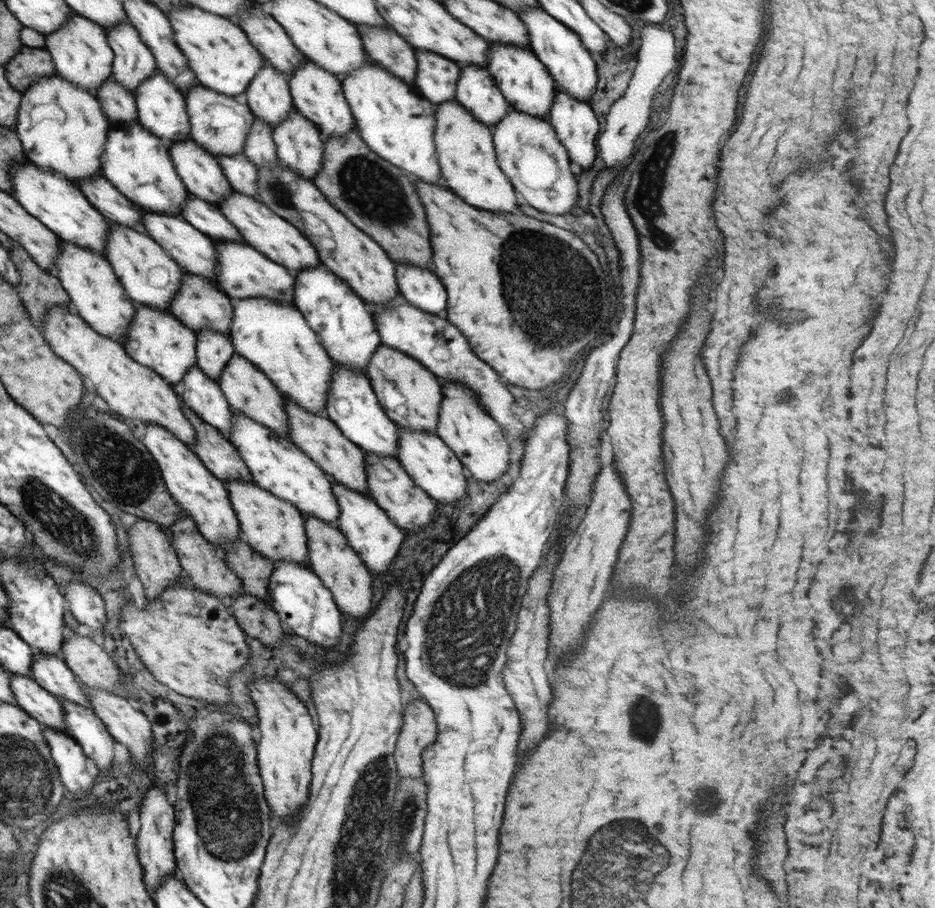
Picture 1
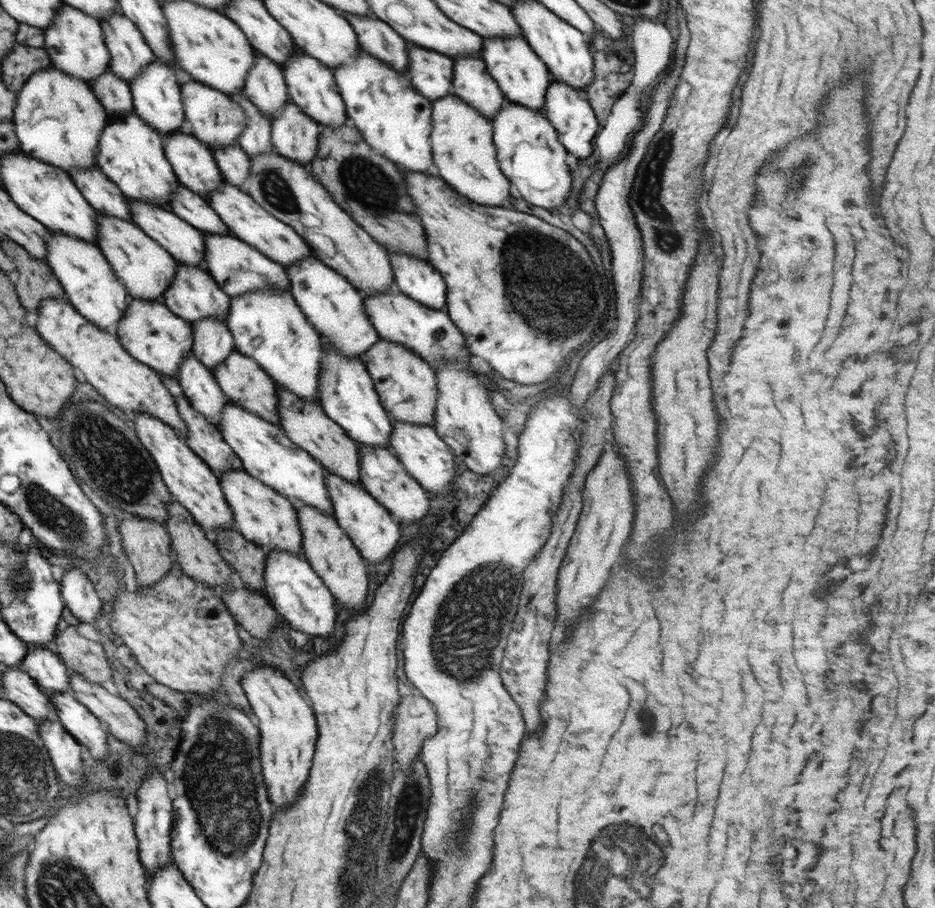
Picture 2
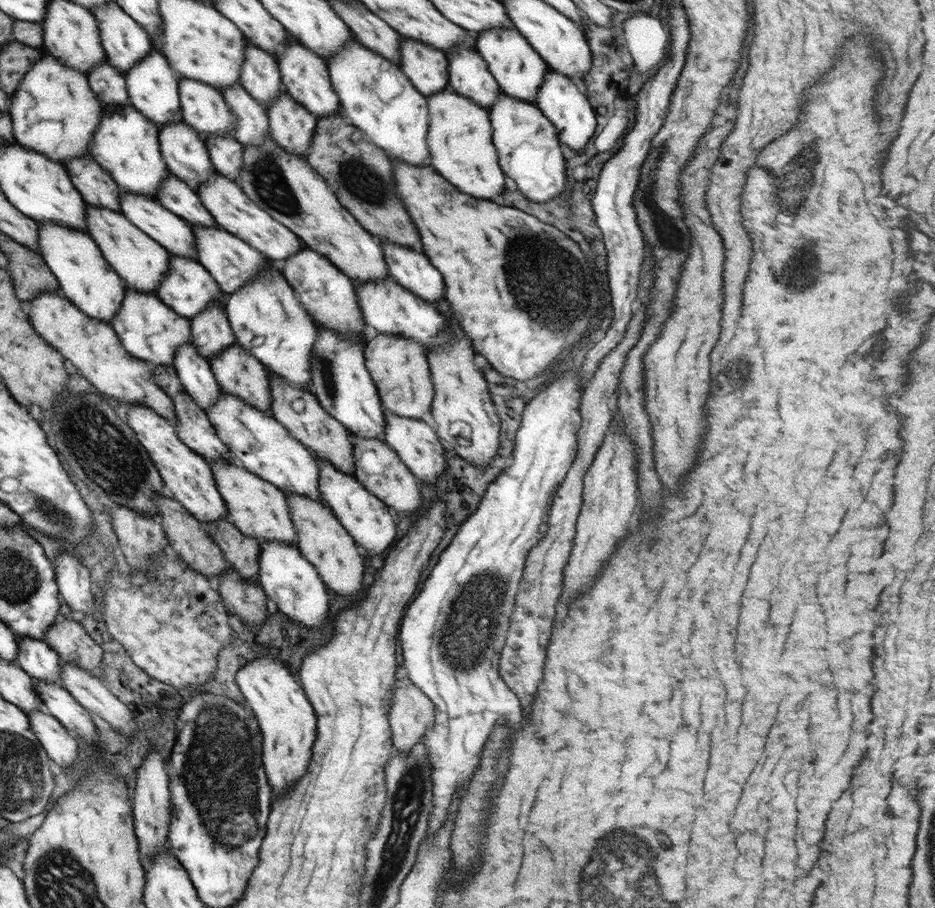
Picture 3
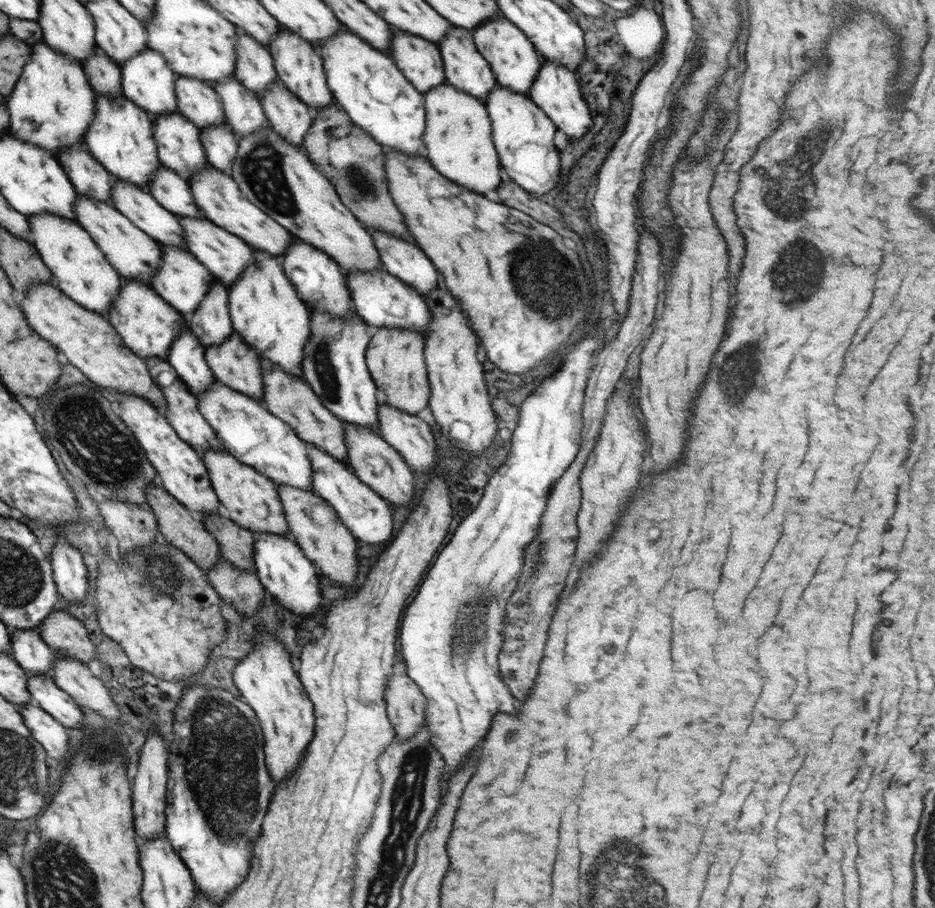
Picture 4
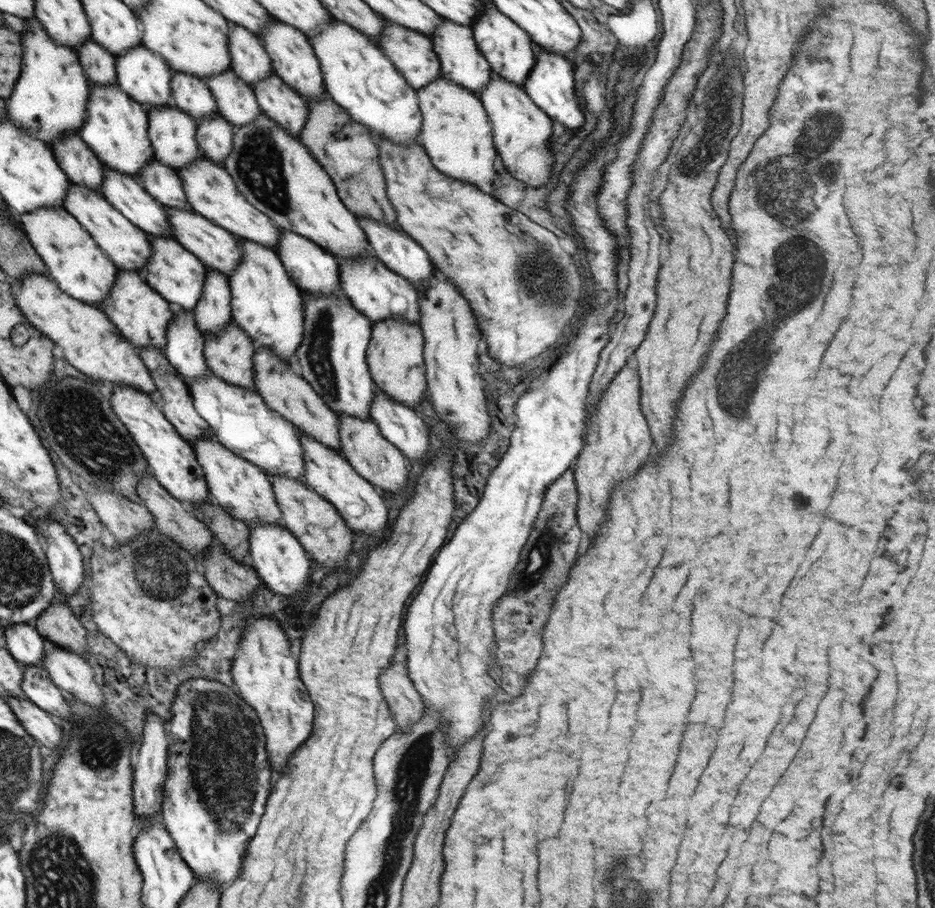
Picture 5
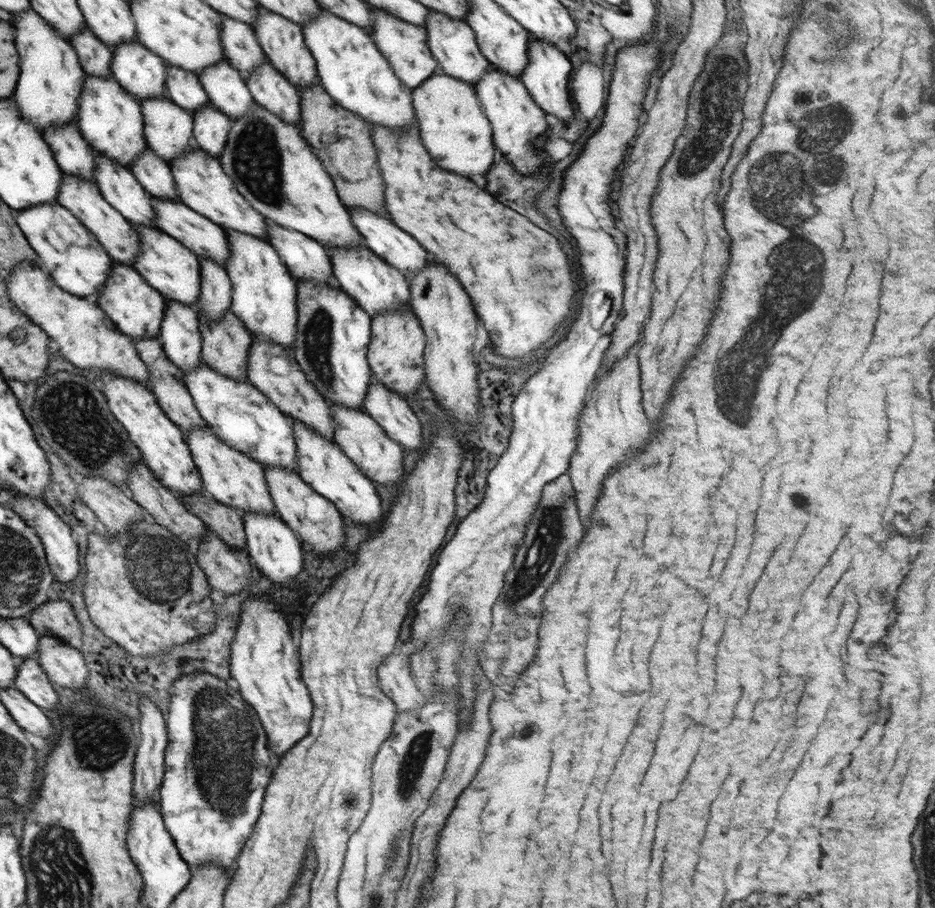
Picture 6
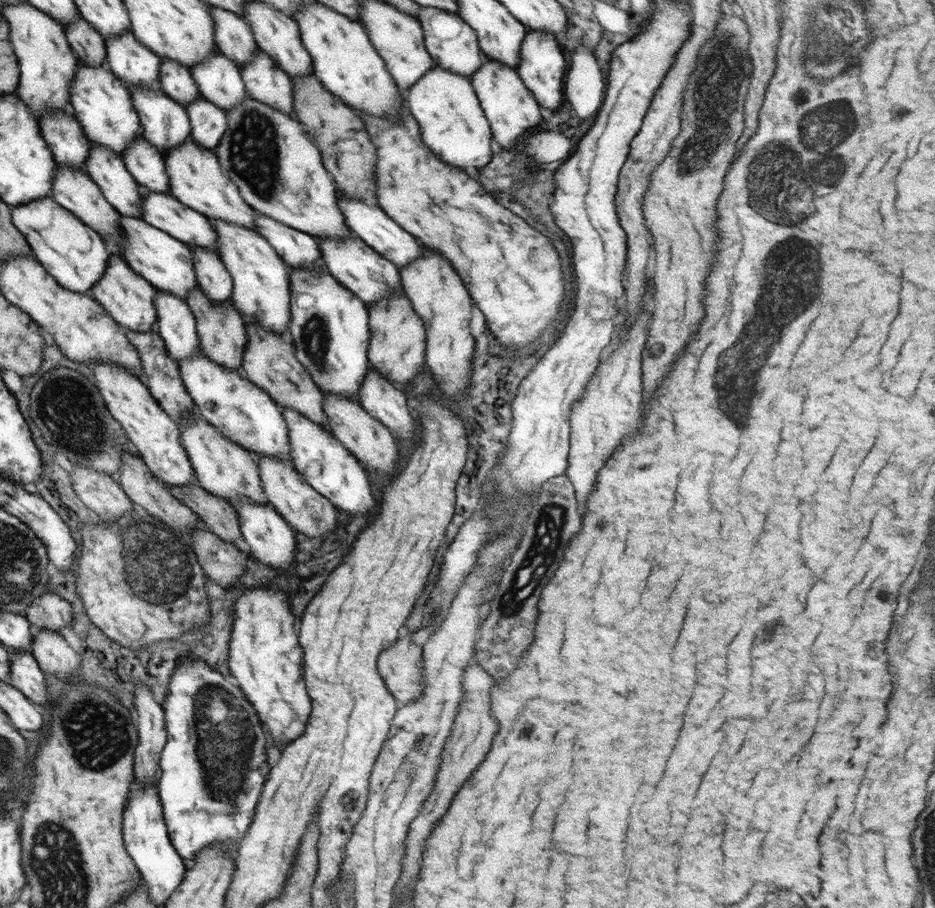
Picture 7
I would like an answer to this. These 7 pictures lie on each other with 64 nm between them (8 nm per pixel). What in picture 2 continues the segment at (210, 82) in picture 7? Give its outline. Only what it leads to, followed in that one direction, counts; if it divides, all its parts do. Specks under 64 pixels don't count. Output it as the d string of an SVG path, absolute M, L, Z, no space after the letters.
M240 90L229 95L246 113L246 128L242 128L238 144L249 158L272 153L275 146L271 142L271 119L264 116L251 100L242 98L242 93Z

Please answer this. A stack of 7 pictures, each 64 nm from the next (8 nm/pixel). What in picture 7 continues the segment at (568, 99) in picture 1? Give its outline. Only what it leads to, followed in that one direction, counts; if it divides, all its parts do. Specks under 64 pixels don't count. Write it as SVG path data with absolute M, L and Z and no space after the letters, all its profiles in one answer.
M527 28L526 36L520 46L520 64L518 64L517 72L538 104L548 110L558 110L565 101L564 76L568 70L568 60L563 55L561 42L552 34Z

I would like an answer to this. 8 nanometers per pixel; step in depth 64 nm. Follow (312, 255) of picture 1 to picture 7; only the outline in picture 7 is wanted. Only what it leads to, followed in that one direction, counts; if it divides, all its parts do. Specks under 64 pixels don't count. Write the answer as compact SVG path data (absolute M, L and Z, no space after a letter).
M187 139L184 144L180 144L178 148L172 148L170 151L170 153L164 154L166 173L170 177L170 194L188 208L200 212L207 218L232 222L232 224L256 231L256 223L254 223L256 210L239 193L239 187L224 172L218 156L212 150Z

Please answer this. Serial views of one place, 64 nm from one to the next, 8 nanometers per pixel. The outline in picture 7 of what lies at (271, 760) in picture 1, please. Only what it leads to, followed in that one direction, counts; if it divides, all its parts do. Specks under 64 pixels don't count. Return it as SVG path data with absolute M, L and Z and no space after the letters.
M268 584L268 586L260 586L260 588L244 589L242 594L238 596L236 604L234 604L234 624L232 626L233 630L229 642L229 670L232 676L238 680L244 696L249 700L250 703L256 706L256 710L258 710L260 714L262 727L269 735L271 745L272 740L274 740L274 746L276 746L276 748L282 748L282 746L285 747L286 745L290 744L290 742L296 740L298 736L302 736L302 734L304 734L304 728L306 728L306 722L308 722L308 718L312 710L310 695L307 693L306 685L303 679L304 650L302 650L302 646L298 638L298 631L296 630L297 621L295 620L295 617L296 616L294 614L292 602L288 600L288 596L284 596L284 590L280 590L280 588L272 586L272 584Z

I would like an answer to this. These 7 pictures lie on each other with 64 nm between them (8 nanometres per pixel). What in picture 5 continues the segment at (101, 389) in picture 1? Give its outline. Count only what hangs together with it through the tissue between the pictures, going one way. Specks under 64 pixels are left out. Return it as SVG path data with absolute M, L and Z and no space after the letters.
M30 274L18 284L16 302L19 302L20 309L27 315L28 322L42 334L48 334L48 338L62 348L64 359L71 366L92 376L94 380L131 387L148 396L157 391L154 377L147 370L139 349L119 334L119 328L102 308L72 298L47 275Z

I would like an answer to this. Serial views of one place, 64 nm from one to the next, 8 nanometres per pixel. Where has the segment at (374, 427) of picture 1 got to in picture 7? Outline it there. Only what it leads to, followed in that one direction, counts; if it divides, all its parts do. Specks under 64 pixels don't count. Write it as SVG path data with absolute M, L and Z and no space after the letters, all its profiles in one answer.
M291 268L290 281L290 320L289 339L296 348L295 356L300 365L312 377L312 381L323 394L337 395L350 401L358 400L360 388L370 368L368 349L370 340L368 308L348 288L344 288L325 268Z

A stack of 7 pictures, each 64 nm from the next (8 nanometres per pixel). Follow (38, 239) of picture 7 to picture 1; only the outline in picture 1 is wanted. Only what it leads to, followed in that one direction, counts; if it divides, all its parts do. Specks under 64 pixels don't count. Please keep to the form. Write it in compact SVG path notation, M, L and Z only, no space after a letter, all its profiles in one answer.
M60 240L60 254L56 258L56 267L56 276L69 294L73 311L100 334L112 338L114 342L122 343L128 333L128 326L136 317L136 304L126 294L107 258L92 250Z

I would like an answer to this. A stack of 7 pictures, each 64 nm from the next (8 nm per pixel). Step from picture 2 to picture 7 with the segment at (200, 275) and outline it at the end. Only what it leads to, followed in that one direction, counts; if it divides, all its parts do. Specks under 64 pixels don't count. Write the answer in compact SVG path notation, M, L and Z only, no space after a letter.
M120 213L120 225L122 225L122 244L118 242L118 247L122 249L122 258L128 262L128 266L136 270L136 273L143 275L152 283L152 286L172 296L178 296L183 301L194 292L194 288L198 288L192 259L194 255L189 246L167 232L162 232L162 229L148 224L143 218L130 218Z

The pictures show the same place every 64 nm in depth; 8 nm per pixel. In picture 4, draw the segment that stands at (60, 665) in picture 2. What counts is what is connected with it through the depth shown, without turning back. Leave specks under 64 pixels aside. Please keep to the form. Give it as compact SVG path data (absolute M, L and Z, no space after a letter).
M10 629L12 654L14 660L34 674L51 674L51 665L57 652L47 645L40 634L30 630Z

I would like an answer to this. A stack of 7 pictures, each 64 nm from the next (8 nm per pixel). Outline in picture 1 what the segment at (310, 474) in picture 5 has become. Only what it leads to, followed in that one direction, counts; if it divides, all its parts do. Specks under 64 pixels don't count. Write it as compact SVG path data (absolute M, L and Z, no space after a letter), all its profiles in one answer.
M332 480L332 485L338 507L340 507L339 530L346 536L348 544L356 551L373 576L374 572L384 574L398 556L398 550L400 550L402 540L404 540L404 531L394 524L394 521L372 498L361 496L355 491L346 489L336 480Z

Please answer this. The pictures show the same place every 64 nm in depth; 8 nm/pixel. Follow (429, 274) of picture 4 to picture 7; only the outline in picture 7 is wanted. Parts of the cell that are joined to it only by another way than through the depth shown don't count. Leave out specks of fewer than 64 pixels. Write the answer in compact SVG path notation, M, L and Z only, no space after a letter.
M337 194L338 207L344 213L346 225L350 227L354 236L360 237L372 250L376 250L382 258L389 260L399 268L404 268L406 264L414 262L416 258L422 256L422 245L415 236L407 230L398 226L378 205L366 204L356 198L346 198L342 194Z

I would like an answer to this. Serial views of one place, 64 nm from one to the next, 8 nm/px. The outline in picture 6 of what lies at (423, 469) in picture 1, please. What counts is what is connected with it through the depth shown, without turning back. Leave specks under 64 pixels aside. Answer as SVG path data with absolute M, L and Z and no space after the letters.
M373 380L363 408L386 436L403 449L421 450L424 448L422 424L408 404L408 400Z

